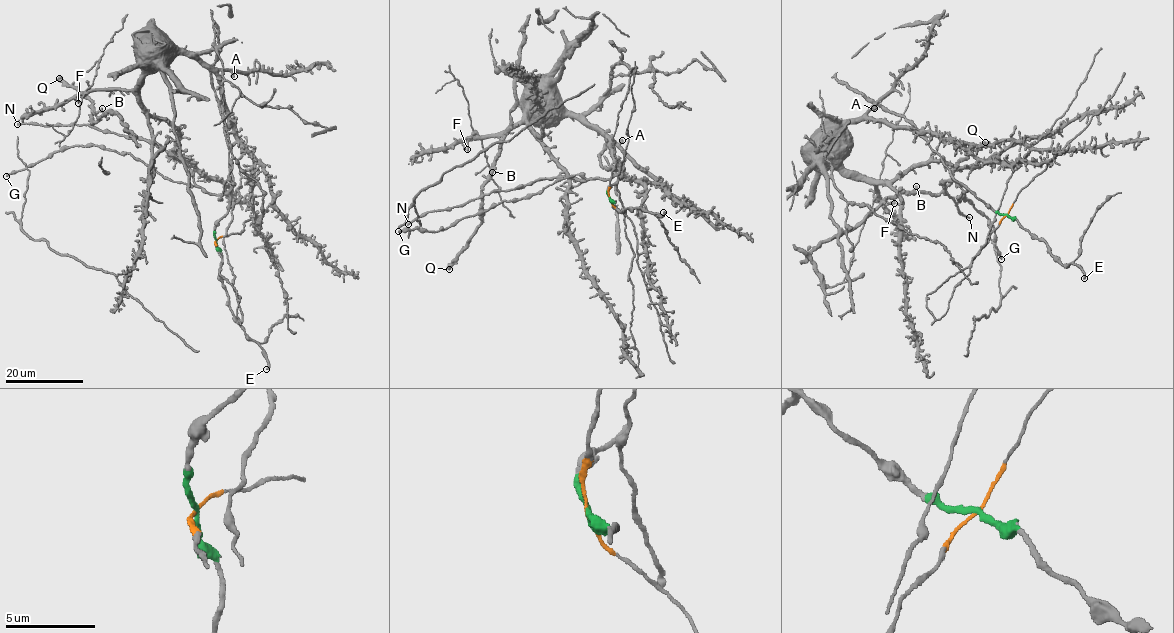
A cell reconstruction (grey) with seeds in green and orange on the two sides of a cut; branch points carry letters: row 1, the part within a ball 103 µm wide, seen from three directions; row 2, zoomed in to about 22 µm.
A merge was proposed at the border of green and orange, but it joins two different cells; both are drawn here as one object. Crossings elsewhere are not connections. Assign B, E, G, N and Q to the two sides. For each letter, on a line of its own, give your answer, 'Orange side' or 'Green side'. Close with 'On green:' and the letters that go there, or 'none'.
B: Green side
E: Green side
G: Green side
N: Green side
Q: Green side
On green: B, E, G, N, Q

